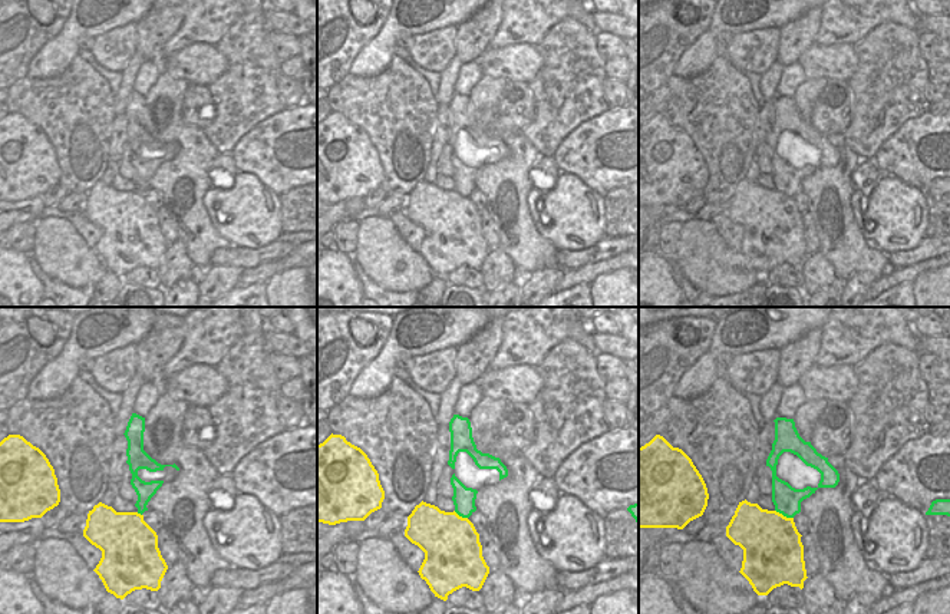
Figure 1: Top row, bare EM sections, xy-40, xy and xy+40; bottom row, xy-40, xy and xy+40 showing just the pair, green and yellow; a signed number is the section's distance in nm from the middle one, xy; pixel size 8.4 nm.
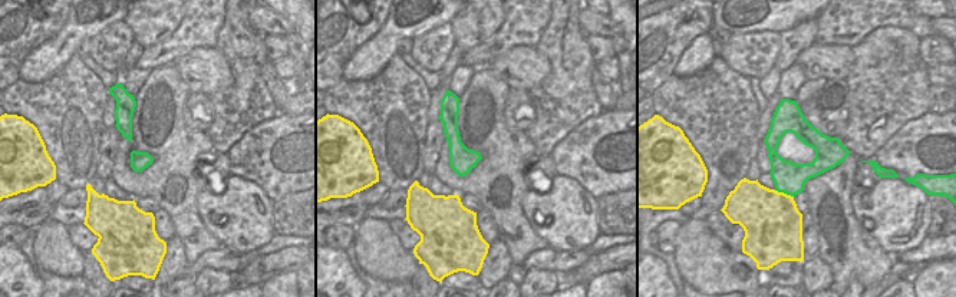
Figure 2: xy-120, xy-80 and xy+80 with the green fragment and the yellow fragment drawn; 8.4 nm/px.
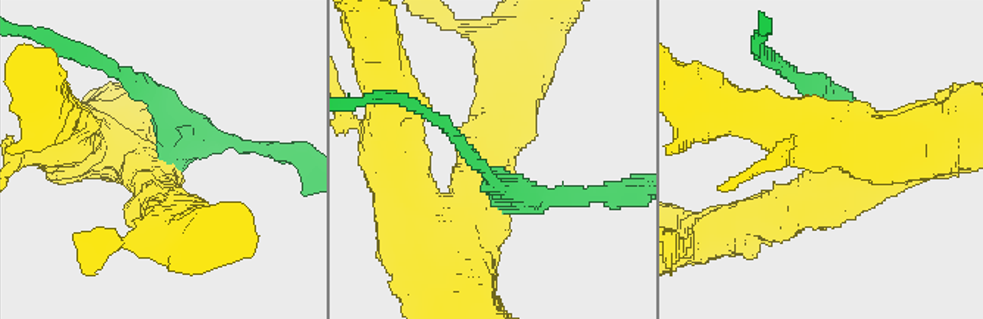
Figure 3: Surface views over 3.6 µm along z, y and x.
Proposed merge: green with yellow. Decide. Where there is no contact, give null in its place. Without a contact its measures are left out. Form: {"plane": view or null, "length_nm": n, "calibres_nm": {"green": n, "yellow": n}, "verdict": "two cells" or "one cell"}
{"plane": "xy+40", "length_nm": 170, "calibres_nm": {"green": 240, "yellow": 480}, "verdict": "one cell"}

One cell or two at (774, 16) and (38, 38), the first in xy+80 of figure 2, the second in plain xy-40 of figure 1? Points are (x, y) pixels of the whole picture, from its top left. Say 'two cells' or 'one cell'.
two cells

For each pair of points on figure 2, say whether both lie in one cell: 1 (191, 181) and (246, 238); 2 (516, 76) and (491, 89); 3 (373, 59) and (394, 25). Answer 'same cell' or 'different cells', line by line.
1: different cells
2: different cells
3: same cell

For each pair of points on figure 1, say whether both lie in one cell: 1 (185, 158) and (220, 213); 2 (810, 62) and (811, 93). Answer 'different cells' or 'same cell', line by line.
1: different cells
2: different cells

